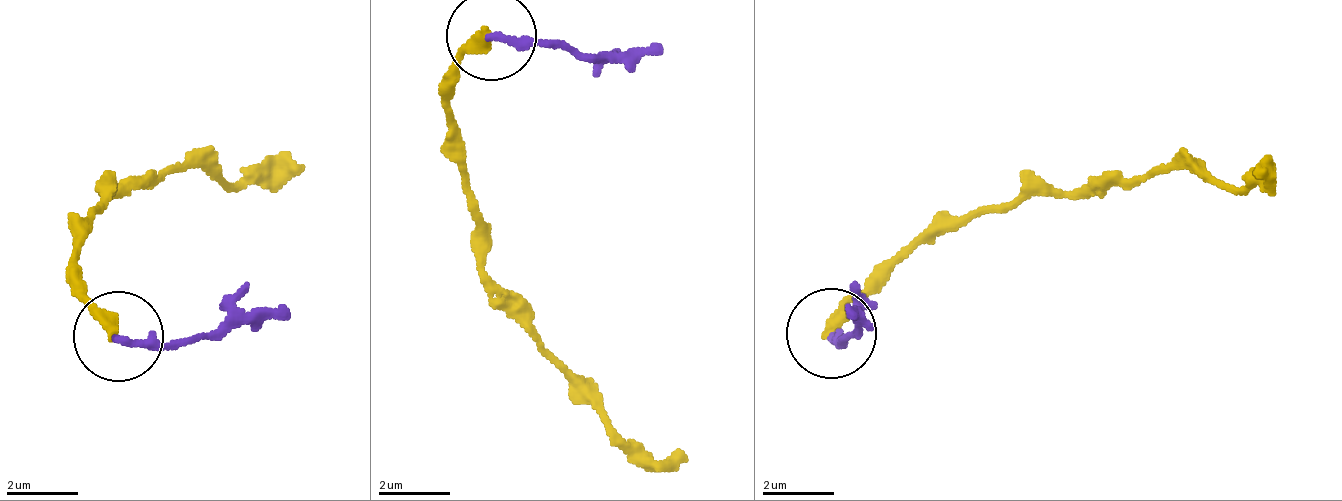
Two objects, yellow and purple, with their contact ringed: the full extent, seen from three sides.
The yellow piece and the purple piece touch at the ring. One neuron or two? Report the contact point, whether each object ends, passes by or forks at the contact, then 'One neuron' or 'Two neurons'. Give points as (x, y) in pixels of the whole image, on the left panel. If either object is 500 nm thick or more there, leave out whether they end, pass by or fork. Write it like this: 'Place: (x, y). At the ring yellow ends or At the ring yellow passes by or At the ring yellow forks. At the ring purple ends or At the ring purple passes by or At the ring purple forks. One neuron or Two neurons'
Place: (118, 336). At the ring yellow ends. At the ring purple ends. Two neurons

